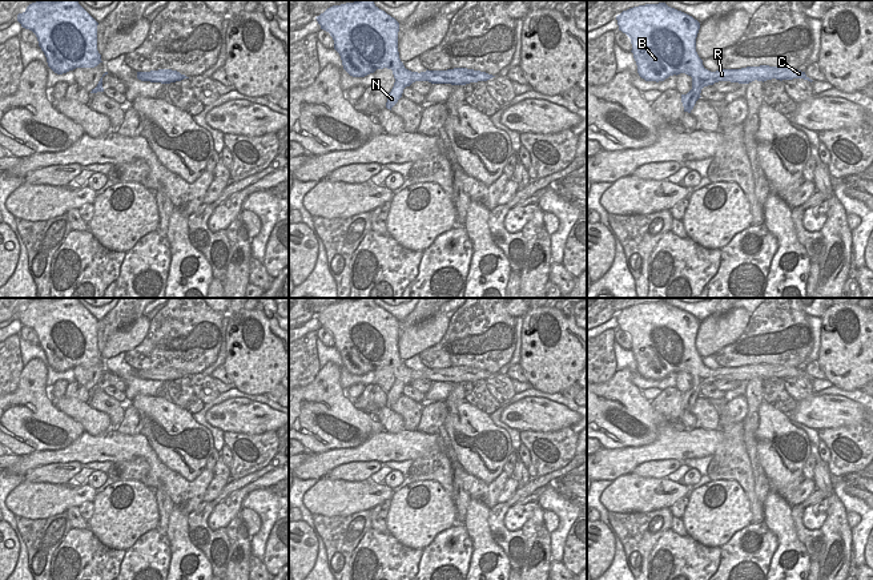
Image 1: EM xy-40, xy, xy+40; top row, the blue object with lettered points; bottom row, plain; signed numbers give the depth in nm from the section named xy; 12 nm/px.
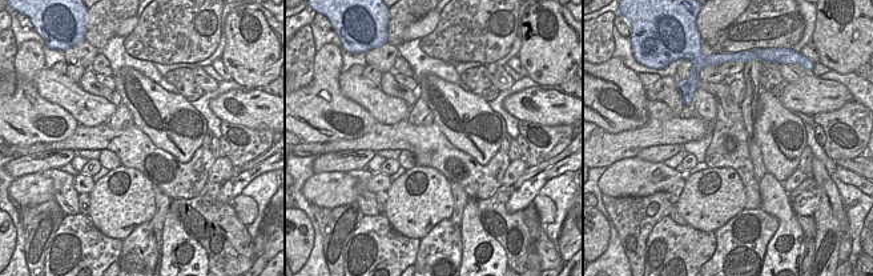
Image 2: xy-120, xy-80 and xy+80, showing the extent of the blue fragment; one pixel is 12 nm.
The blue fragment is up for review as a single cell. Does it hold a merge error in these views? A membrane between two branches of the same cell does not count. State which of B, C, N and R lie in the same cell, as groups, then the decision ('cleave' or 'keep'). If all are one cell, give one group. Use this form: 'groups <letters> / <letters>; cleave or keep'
groups B C N R; keep

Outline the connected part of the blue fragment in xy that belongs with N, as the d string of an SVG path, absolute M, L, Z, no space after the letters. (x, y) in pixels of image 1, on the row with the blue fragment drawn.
M374 0L333 5L315 19L321 29L333 37L334 49L350 76L365 77L383 68L393 71L395 82L386 102L390 110L402 97L403 89L415 81L466 85L495 77L467 68L427 69L421 73L406 69L398 52L399 23L379 9Z

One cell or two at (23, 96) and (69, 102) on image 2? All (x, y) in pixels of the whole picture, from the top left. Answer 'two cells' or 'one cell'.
two cells

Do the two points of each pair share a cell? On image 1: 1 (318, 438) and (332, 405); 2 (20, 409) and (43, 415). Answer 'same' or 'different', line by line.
1: same
2: same

